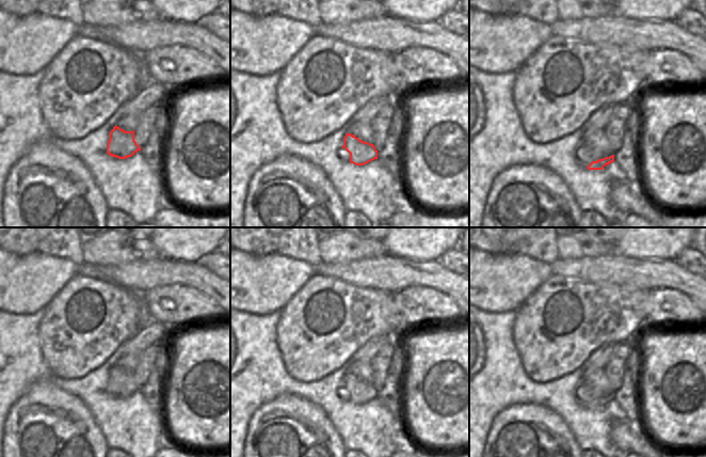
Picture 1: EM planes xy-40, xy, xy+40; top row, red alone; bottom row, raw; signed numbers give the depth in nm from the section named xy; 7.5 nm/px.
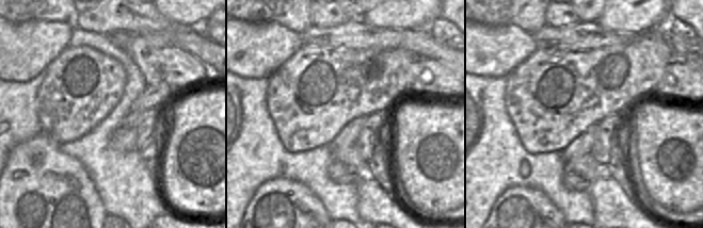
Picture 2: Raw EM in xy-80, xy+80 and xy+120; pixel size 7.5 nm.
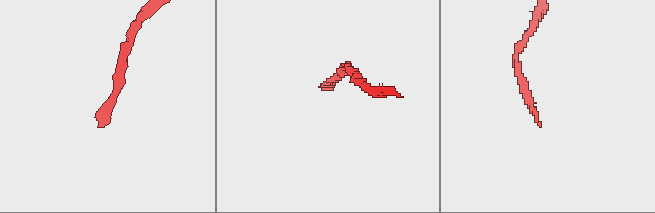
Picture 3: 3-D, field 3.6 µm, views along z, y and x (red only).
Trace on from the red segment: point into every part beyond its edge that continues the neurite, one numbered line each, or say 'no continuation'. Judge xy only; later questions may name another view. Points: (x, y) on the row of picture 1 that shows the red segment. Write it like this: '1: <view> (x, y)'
1: xy (362, 130).

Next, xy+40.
1: xy+40 (593, 145).

